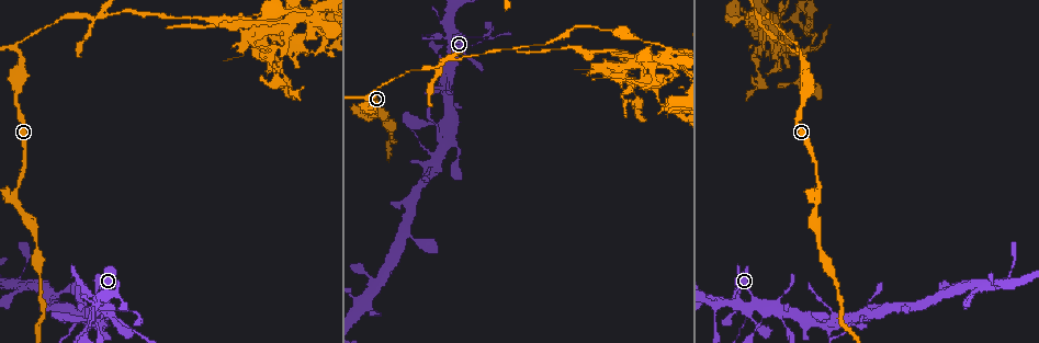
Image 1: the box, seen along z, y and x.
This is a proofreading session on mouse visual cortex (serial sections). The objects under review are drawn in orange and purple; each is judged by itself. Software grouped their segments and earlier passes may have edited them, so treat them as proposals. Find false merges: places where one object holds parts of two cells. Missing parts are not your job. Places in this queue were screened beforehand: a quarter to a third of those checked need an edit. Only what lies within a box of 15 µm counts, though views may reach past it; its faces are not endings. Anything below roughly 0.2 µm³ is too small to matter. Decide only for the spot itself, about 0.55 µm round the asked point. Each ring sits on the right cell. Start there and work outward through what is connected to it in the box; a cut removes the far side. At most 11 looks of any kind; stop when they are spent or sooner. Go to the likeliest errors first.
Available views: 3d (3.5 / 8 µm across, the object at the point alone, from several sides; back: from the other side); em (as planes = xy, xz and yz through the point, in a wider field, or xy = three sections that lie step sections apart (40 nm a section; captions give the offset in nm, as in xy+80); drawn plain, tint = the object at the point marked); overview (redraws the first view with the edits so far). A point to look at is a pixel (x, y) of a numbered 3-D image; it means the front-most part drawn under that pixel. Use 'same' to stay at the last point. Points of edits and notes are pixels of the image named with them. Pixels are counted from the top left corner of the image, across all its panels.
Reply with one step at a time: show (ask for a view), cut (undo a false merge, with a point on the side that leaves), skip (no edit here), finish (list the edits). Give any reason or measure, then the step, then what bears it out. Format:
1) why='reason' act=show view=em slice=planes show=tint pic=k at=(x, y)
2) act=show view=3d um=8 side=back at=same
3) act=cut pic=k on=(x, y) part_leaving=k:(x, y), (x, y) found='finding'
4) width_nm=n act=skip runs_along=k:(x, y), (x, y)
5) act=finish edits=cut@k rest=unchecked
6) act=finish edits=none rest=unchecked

why='arms part here' act=show view=3d um=3.5 pic=1 at=(801, 49)

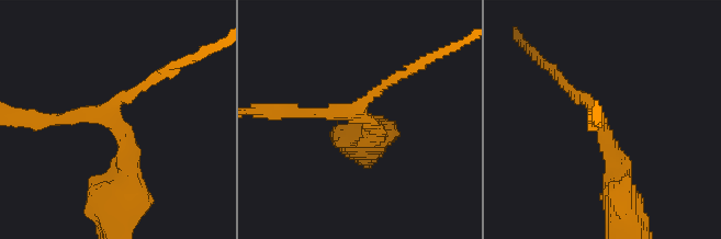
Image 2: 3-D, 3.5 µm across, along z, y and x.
arms=3 arm_widths_nm=150,150,350 act=show view=em slice=xy step=1 show=tint pic=2 at=(356, 112)

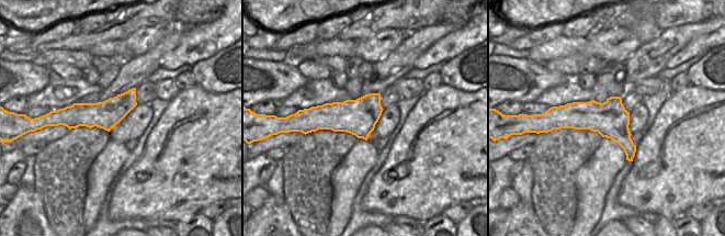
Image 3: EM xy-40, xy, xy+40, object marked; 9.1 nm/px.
act=skip runs_along=2:(620, 182), (595, 109), (559, 78) found='continuous, no second cell'

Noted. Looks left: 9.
why='branch point' act=show view=3d um=3.5 pic=1 at=(448, 59)

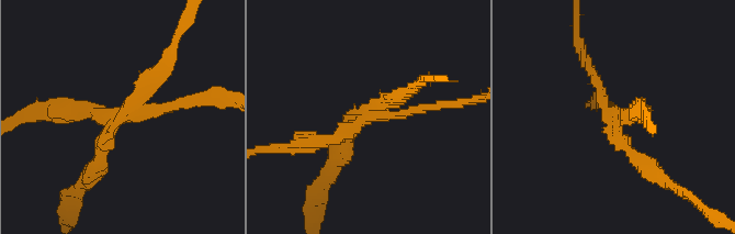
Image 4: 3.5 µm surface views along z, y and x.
act=show view=em slice=planes show=tint pic=4 at=(369, 117)

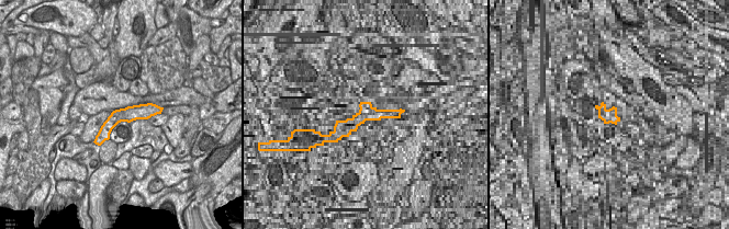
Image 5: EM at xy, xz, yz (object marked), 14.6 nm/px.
act=cut pic=4 on=(348, 146) border=5:(132, 107), (123, 113), (122, 121) found='a second cell is stuck on'

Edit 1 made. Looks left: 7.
why='a narrow waist' act=show view=3d um=3.5 pic=1 at=(472, 45)

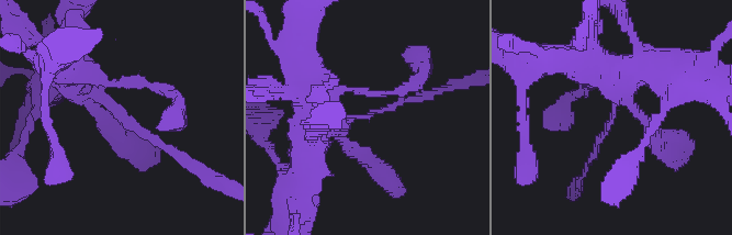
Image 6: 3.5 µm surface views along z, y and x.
why='now the EM' act=show view=em slice=xy step=2 show=tint pic=6 at=(364, 117)

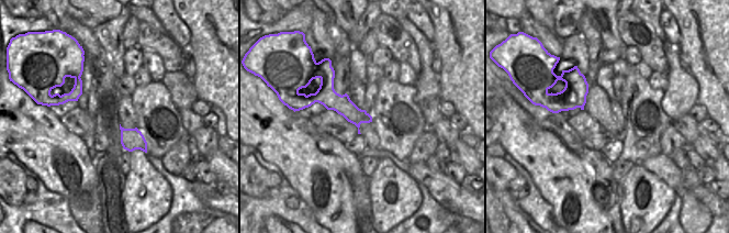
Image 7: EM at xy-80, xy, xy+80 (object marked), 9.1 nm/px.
act=skip runs_along=6:(67, 62), (83, 96), (171, 149) found='one cell here'

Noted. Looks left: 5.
act=finish edits=cut@4 rest=unchecked

